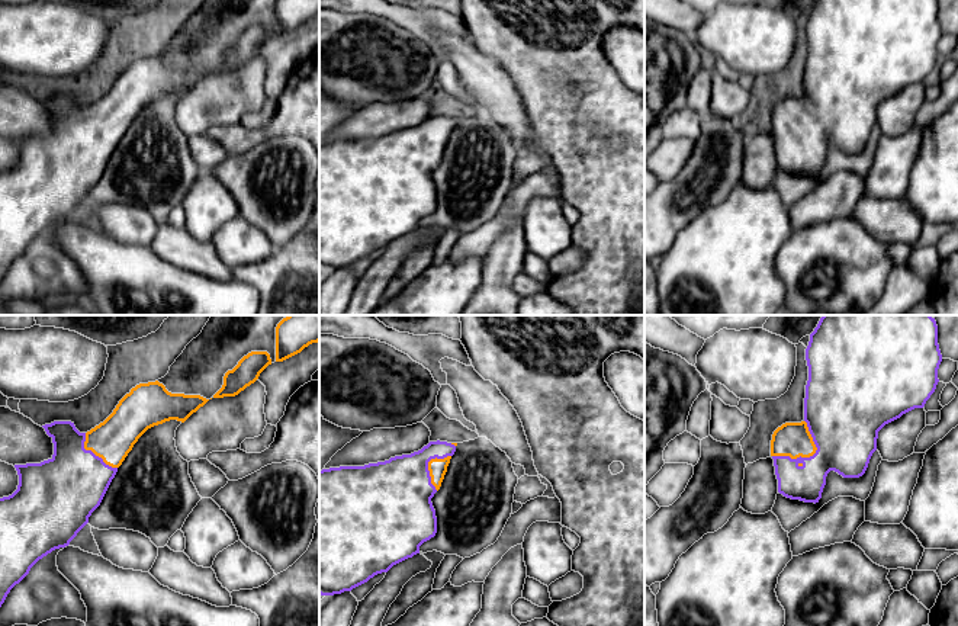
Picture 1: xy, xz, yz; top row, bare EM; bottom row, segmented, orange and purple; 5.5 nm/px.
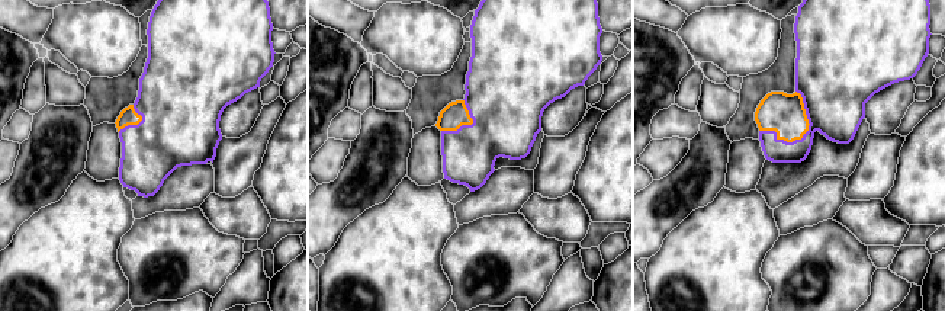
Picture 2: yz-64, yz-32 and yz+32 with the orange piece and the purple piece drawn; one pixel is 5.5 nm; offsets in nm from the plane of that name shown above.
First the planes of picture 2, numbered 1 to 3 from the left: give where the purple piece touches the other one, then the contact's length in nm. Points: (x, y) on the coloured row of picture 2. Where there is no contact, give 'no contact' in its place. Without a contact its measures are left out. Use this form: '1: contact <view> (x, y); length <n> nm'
1: contact yz-64 (137, 124); length 180 nm
2: contact yz-32 (468, 124); length 220 nm
3: contact yz+32 (802, 137); length 320 nm

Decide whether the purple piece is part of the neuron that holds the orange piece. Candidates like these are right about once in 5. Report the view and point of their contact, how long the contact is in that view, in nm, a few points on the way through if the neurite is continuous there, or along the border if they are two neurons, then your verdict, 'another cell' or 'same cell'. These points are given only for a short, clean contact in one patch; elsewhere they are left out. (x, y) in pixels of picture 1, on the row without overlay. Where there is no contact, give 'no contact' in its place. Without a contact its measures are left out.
contact yz (809, 131); length 280 nm; way yz (791, 114), (809, 131), (844, 102); same cell

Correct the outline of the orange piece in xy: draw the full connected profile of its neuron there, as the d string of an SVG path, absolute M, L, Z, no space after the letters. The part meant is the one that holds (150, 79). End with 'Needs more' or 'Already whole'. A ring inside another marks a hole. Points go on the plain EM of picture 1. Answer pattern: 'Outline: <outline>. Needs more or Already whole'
Outline: M155 55L132 62L113 87L87 107L80 107L71 96L42 100L54 118L52 132L41 138L15 139L17 164L0 173L0 282L39 234L68 221L89 198L118 142L148 103L170 94L184 97L208 76L200 70L171 68Z. Needs more

